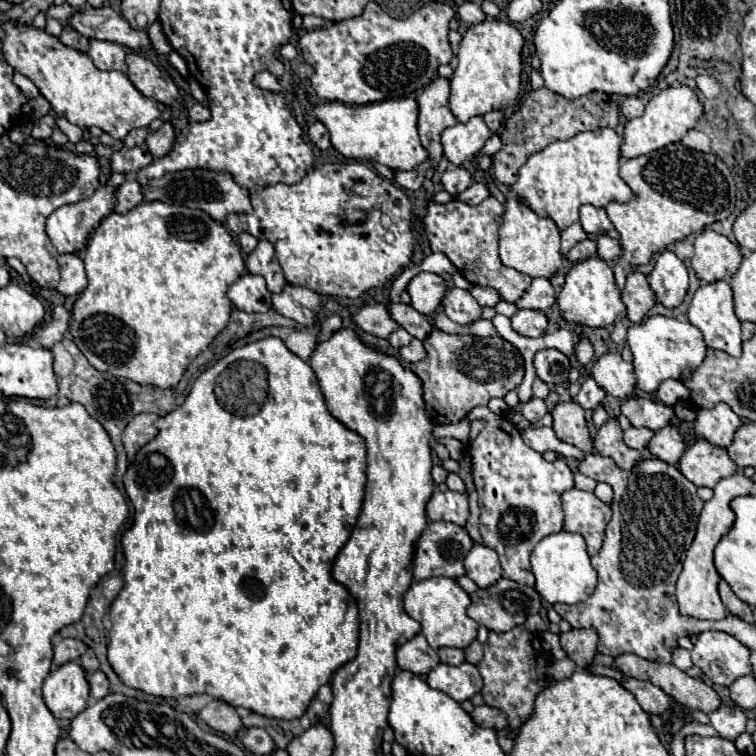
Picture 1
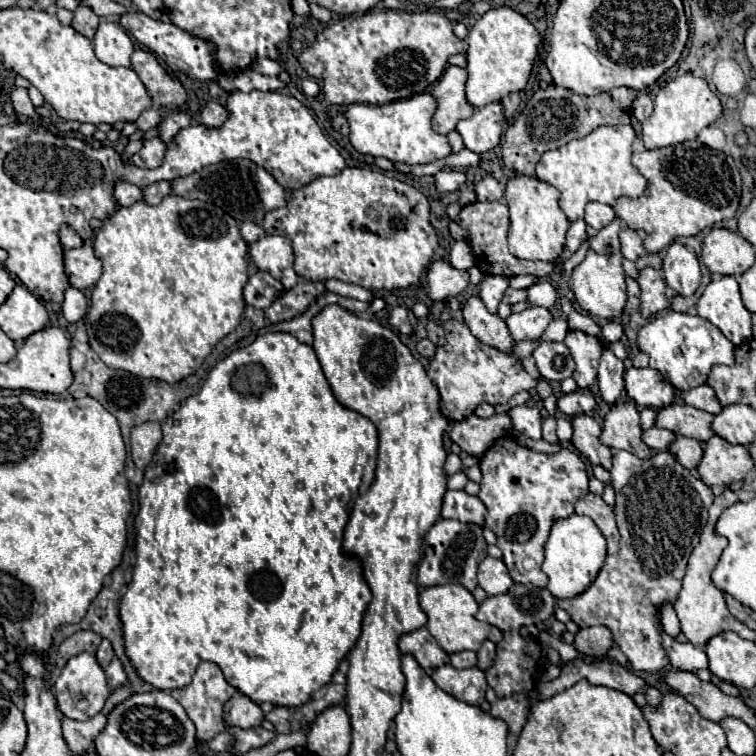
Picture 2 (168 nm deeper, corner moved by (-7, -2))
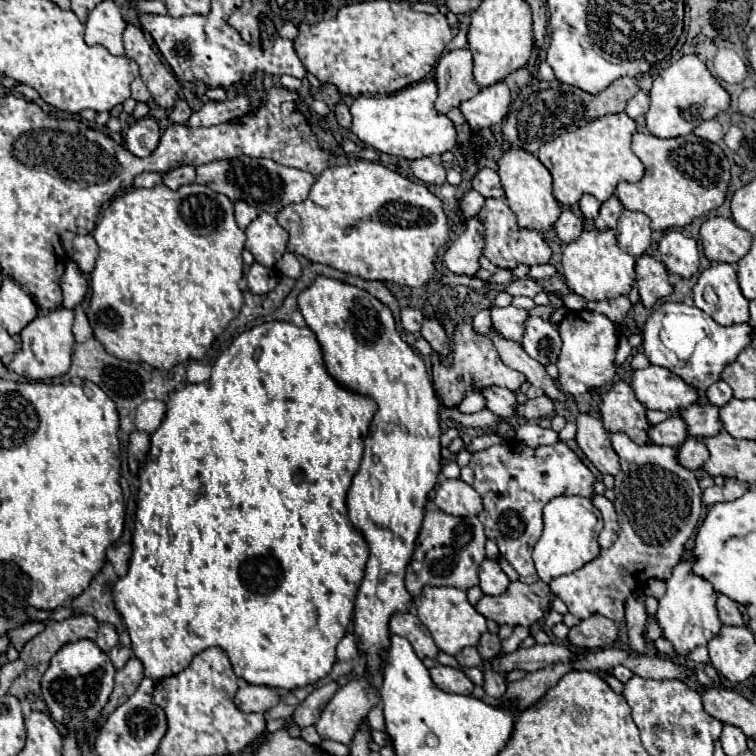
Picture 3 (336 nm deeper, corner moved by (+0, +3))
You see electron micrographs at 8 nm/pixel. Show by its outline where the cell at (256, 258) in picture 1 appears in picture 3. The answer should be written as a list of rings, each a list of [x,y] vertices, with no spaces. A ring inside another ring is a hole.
[[[261,213],[247,229],[245,249],[251,251],[257,263],[265,267],[275,267],[283,257],[287,247],[287,233],[277,225],[275,217],[269,213]]]

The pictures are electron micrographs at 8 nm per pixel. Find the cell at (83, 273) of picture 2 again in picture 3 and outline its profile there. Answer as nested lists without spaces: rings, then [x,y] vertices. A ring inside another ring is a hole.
[[[75,235],[69,259],[79,267],[83,275],[89,275],[97,261],[97,243],[93,235]]]

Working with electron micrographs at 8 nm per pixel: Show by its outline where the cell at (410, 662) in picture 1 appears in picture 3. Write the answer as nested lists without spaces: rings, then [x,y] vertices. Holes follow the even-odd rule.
[[[397,613],[391,617],[389,621],[389,629],[393,635],[399,635],[399,637],[405,637],[419,659],[425,659],[425,657],[431,657],[435,659],[439,655],[439,649],[431,637],[431,633],[427,631],[427,627],[419,621],[419,617],[415,613]]]

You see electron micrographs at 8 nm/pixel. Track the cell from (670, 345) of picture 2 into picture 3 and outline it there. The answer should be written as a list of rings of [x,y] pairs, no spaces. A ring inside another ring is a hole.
[[[661,303],[645,321],[643,353],[653,365],[667,367],[687,385],[693,385],[699,393],[703,393],[707,385],[719,379],[723,367],[735,361],[735,357],[749,345],[749,335],[751,327],[745,323],[721,327],[697,307],[683,303]]]

